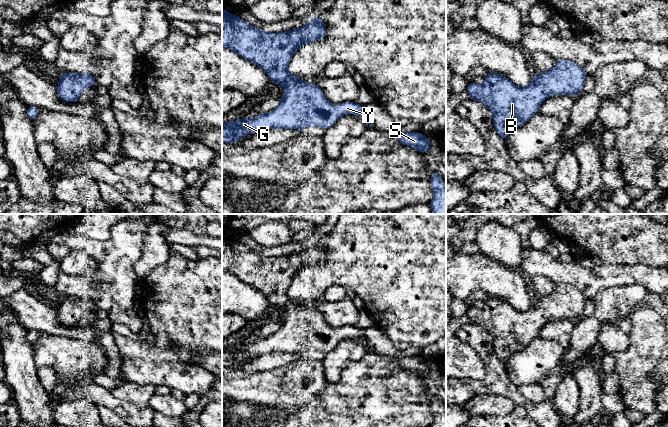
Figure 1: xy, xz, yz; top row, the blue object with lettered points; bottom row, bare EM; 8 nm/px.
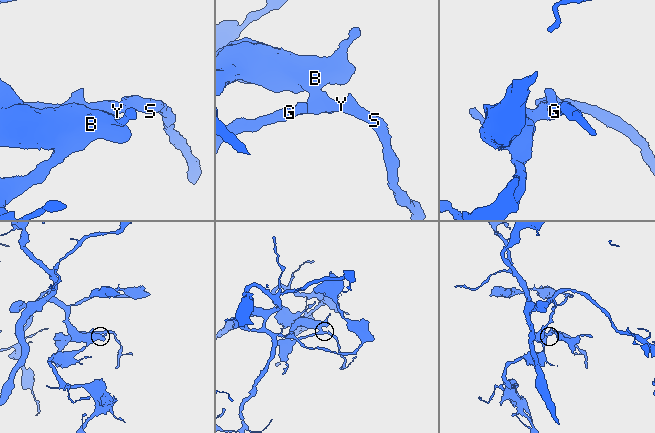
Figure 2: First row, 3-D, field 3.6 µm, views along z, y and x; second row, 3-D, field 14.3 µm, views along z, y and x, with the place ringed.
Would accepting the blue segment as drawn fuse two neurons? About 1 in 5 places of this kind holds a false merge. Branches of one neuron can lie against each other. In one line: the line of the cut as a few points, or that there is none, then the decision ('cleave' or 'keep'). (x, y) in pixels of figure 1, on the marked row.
no cut; keep

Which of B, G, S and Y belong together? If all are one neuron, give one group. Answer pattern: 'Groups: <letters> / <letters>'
Groups: B G S Y

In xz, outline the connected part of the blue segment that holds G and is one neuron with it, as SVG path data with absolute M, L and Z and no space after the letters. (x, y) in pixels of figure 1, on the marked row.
M222 7L222 46L235 51L243 59L258 65L274 84L279 84L285 88L280 104L271 112L260 113L258 117L253 119L245 117L224 123L222 125L222 144L236 144L244 135L273 128L302 131L310 126L316 126L327 130L346 114L358 115L372 127L372 122L365 113L363 106L352 101L338 105L331 104L317 84L305 82L288 72L287 67L291 58L300 47L312 41L323 40L326 36L327 32L322 16L309 18L309 23L302 28L273 33L254 28L239 18L238 15L231 15Z

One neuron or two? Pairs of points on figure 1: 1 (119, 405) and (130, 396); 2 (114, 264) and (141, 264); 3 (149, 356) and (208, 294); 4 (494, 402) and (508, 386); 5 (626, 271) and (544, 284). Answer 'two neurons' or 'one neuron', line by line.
1: two neurons
2: two neurons
3: one neuron
4: two neurons
5: two neurons

